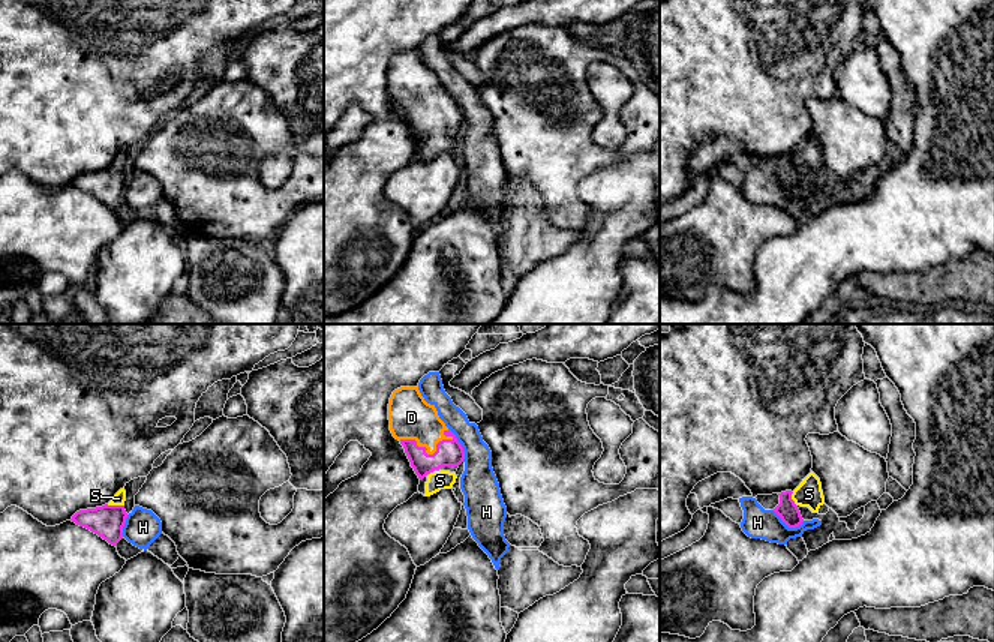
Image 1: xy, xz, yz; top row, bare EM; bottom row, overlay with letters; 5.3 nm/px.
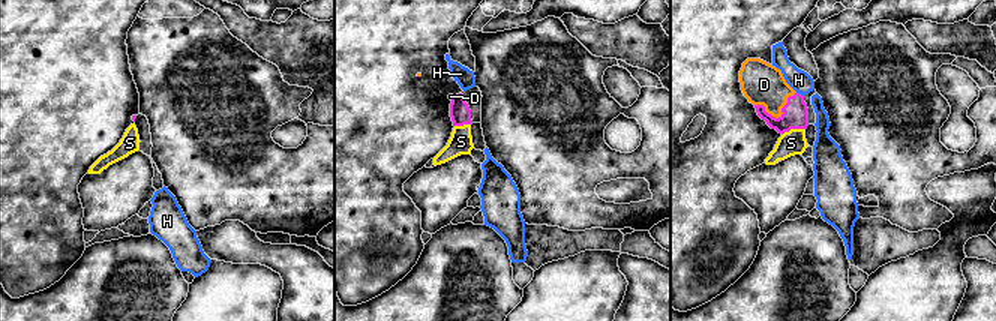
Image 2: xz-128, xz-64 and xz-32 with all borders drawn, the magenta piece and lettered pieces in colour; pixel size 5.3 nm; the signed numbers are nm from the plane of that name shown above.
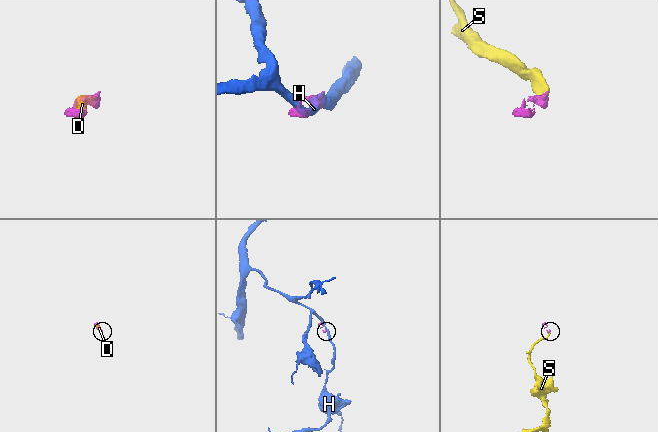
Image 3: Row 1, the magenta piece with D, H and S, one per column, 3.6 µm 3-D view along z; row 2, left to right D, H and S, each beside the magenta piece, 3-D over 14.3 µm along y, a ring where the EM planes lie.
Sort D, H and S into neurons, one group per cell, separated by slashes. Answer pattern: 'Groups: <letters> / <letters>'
Groups: D S / H

